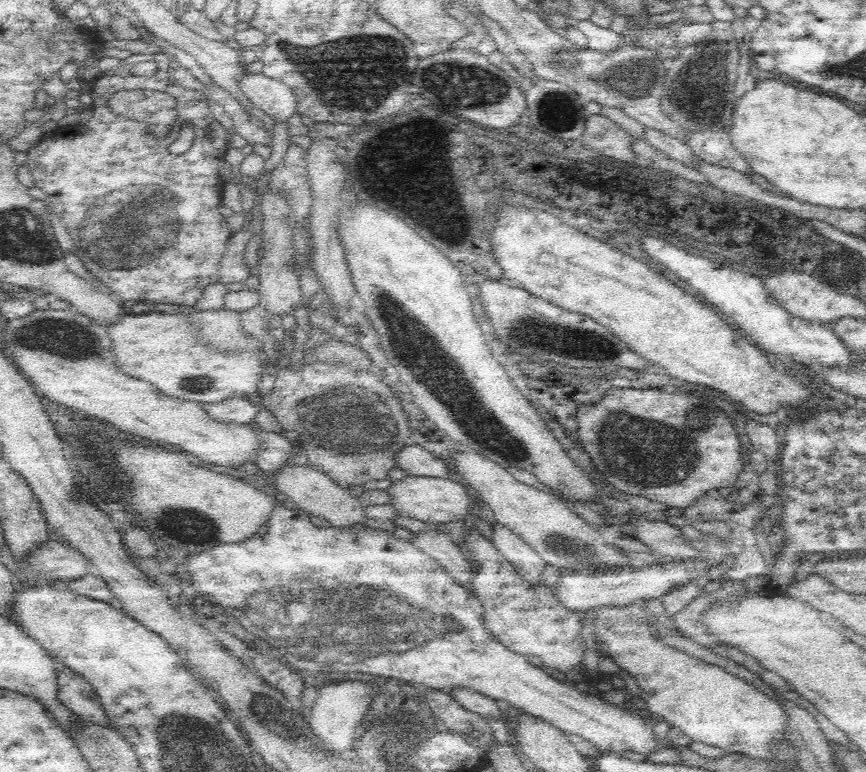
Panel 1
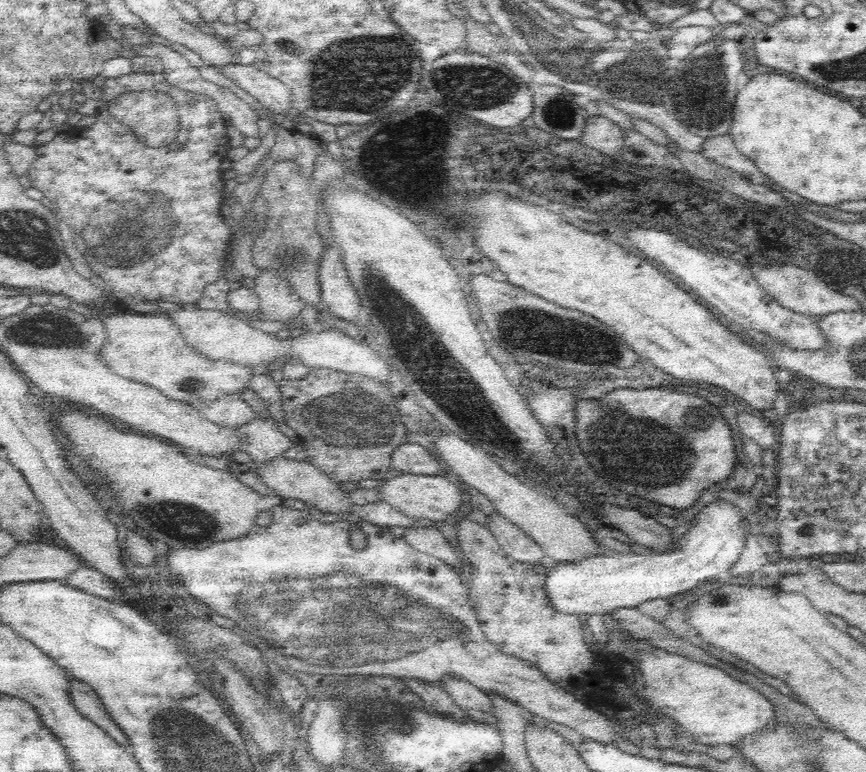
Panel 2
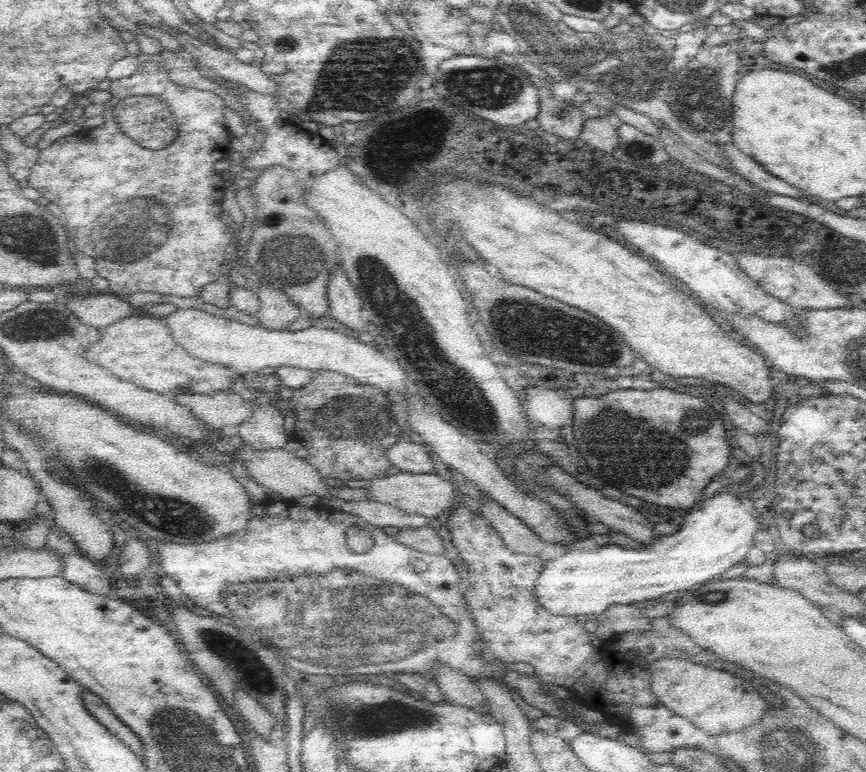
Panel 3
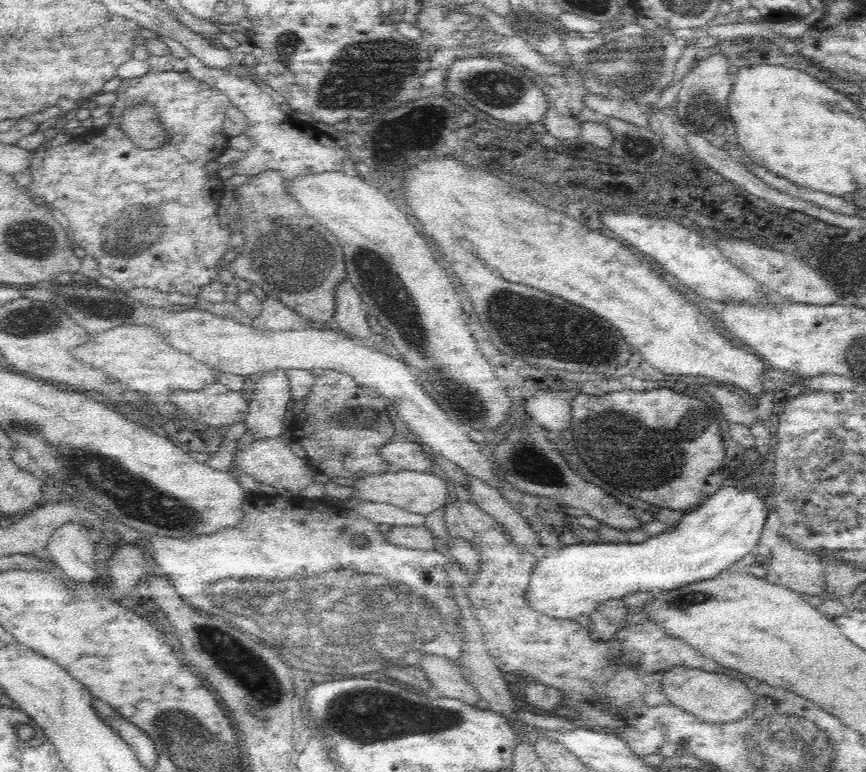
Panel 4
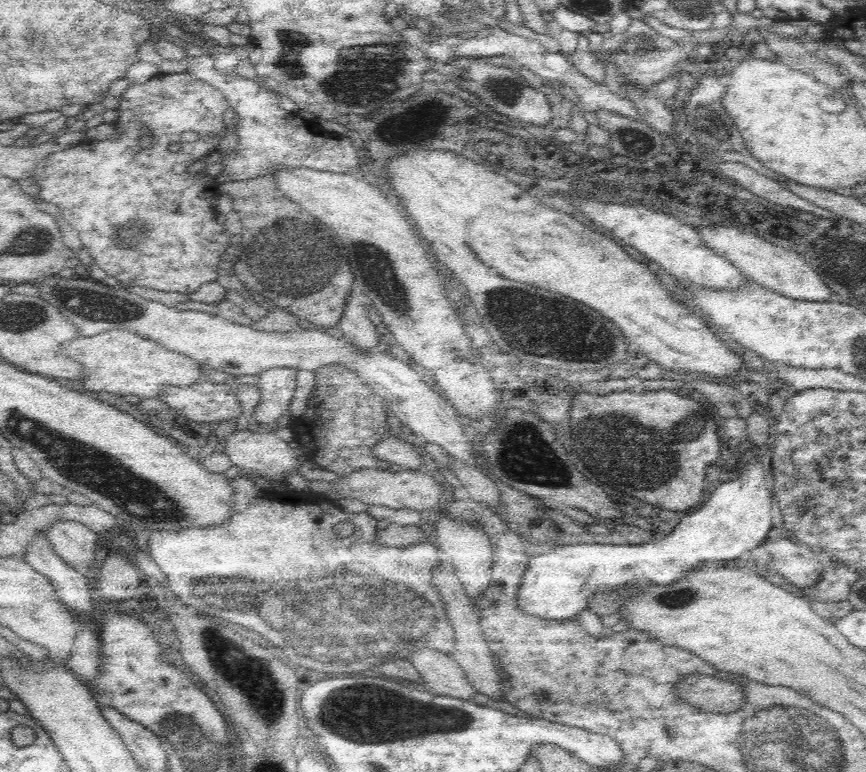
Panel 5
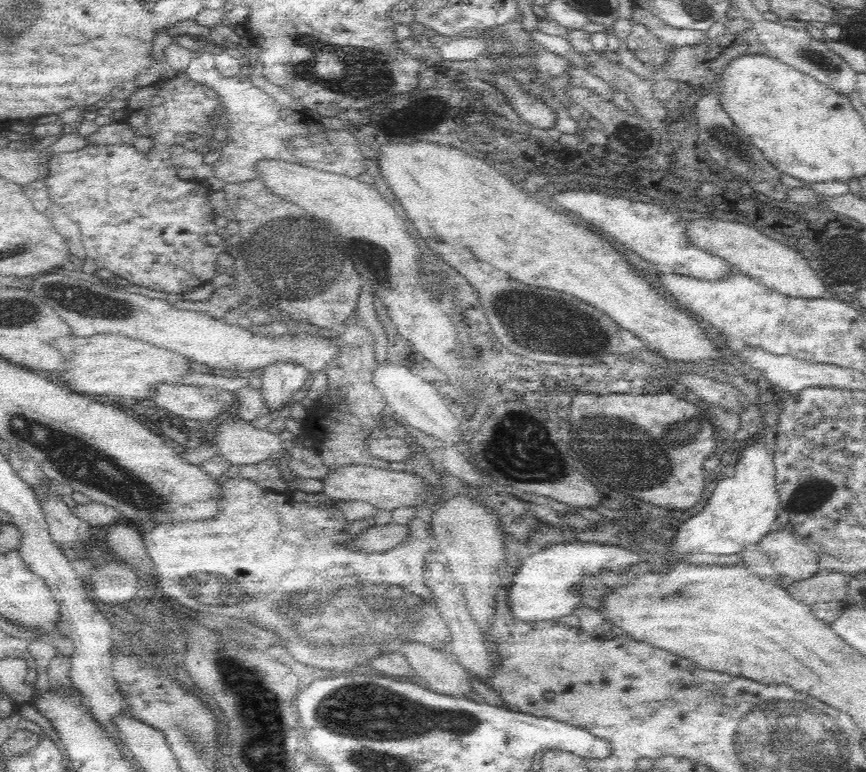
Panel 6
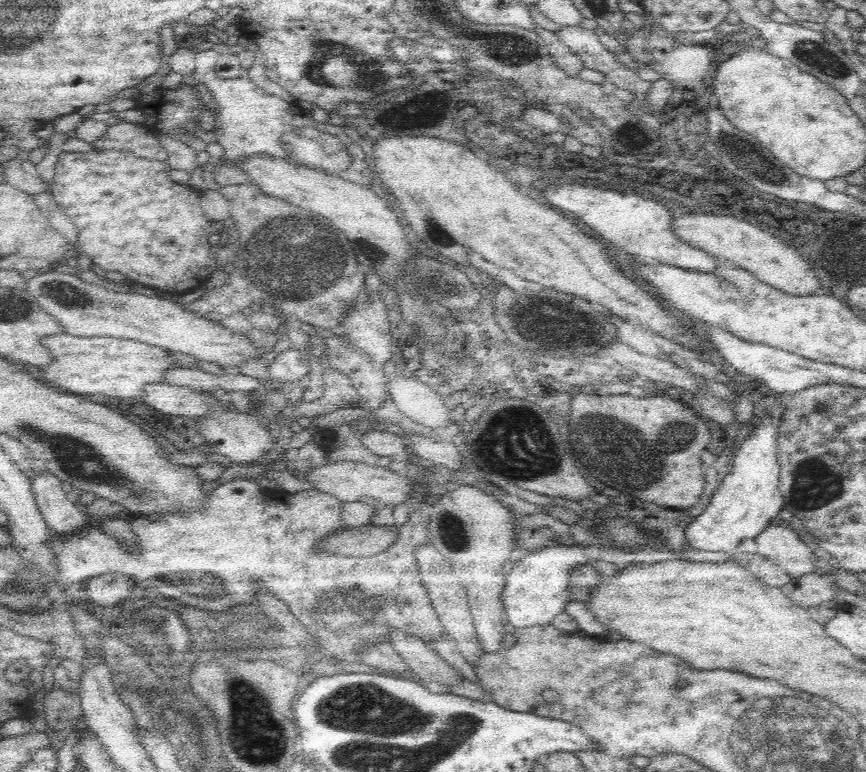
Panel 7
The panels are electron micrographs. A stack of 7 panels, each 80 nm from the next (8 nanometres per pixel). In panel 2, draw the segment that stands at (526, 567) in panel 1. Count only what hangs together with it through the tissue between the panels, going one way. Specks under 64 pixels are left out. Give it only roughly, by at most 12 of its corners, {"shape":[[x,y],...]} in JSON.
{"shape":[[496,510],[487,527],[508,556],[541,562],[542,547]]}

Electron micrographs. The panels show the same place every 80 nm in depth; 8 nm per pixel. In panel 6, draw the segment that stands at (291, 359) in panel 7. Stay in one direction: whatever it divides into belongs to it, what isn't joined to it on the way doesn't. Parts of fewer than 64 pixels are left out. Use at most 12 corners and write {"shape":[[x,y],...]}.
{"shape":[[299,362],[264,368],[266,409],[280,409],[311,373]]}

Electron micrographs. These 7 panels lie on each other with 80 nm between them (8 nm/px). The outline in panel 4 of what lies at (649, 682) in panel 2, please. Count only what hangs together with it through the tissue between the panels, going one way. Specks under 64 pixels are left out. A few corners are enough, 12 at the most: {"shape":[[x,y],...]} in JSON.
{"shape":[[704,670],[664,678],[672,704],[704,722],[740,720],[756,706],[748,686]]}

